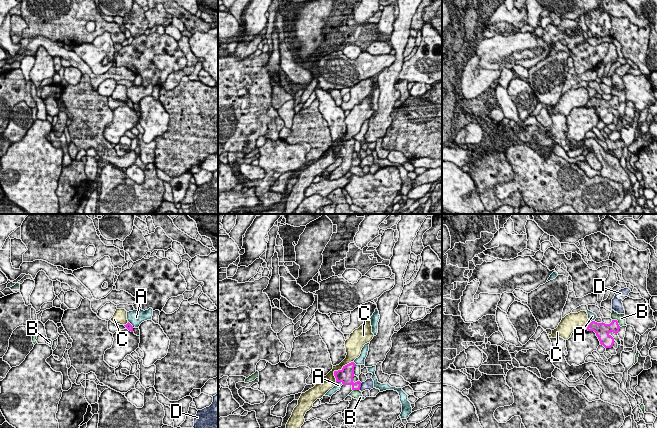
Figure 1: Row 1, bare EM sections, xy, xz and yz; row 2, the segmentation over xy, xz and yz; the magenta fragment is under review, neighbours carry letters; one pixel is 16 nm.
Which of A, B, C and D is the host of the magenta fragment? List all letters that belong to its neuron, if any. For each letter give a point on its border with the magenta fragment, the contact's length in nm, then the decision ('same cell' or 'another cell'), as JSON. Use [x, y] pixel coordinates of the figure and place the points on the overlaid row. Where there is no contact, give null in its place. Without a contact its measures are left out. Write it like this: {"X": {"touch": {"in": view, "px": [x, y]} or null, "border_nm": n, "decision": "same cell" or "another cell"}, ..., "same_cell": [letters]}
{"A": {"touch": {"in": "xz", "px": [340, 381]}, "border_nm": 130, "decision": "another cell"}, "B": {"touch": {"in": "yz", "px": [617, 321]}, "border_nm": 190, "decision": "another cell"}, "C": {"touch": {"in": "xz", "px": [338, 370]}, "border_nm": 440, "decision": "another cell"}, "D": {"touch": {"in": "xz", "px": [360, 386]}, "border_nm": 120, "decision": "another cell"}, "same_cell": []}

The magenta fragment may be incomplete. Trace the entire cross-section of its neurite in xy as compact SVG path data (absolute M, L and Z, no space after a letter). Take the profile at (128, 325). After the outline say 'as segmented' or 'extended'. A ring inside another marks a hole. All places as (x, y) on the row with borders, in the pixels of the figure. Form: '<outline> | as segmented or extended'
M111 320L108 321L108 330L110 333L114 334L119 330L128 329L129 331L133 332L133 326L128 322L126 325L120 325L117 323L113 323Z | extended

